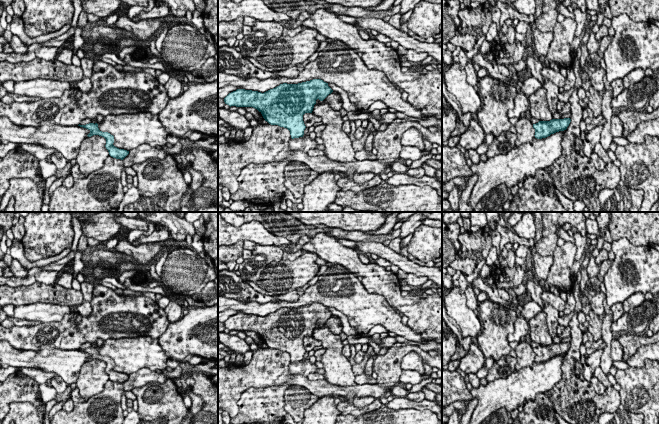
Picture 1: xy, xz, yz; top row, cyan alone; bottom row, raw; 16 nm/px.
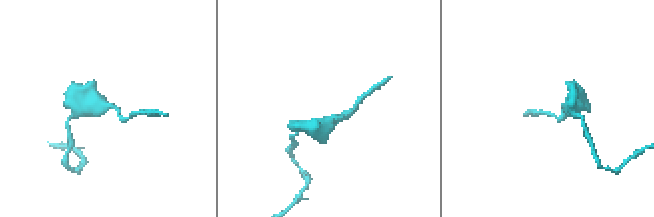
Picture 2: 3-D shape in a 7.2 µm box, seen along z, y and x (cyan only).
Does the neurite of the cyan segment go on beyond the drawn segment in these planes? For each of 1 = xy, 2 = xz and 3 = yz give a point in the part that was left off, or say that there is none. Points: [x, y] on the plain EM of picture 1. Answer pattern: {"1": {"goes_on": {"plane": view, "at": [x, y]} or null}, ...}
{"1": {"goes_on": null}, "2": {"goes_on": null}, "3": {"goes_on": null}}

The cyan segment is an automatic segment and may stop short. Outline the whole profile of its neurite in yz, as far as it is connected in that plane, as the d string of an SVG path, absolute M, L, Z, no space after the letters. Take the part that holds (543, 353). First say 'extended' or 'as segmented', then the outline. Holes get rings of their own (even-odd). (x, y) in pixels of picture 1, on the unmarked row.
as segmented; M570 342L564 343L552 343L550 345L539 345L536 348L533 348L535 353L535 362L542 363L550 360L559 355L564 355L567 353L571 346Z

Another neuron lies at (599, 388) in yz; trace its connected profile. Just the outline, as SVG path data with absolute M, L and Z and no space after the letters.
M595 376L591 378L590 382L596 393L603 394L606 390L606 387Z

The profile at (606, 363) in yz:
M606 299L603 303L605 317L603 319L602 325L602 340L606 344L606 347L603 350L603 354L601 356L600 367L607 376L610 373L610 369L613 365L613 361L610 357L611 353L611 342L613 340L613 333L611 332L611 326L613 323L613 312L611 307L607 305Z

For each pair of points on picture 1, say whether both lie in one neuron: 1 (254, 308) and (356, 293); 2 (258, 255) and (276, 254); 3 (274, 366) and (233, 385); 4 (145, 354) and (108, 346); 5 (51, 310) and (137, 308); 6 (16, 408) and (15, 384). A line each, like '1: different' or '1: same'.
1: same
2: same
3: same
4: same
5: different
6: different

